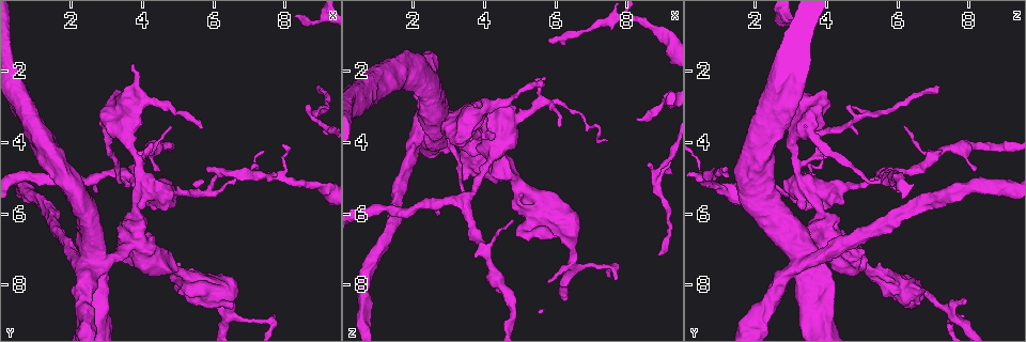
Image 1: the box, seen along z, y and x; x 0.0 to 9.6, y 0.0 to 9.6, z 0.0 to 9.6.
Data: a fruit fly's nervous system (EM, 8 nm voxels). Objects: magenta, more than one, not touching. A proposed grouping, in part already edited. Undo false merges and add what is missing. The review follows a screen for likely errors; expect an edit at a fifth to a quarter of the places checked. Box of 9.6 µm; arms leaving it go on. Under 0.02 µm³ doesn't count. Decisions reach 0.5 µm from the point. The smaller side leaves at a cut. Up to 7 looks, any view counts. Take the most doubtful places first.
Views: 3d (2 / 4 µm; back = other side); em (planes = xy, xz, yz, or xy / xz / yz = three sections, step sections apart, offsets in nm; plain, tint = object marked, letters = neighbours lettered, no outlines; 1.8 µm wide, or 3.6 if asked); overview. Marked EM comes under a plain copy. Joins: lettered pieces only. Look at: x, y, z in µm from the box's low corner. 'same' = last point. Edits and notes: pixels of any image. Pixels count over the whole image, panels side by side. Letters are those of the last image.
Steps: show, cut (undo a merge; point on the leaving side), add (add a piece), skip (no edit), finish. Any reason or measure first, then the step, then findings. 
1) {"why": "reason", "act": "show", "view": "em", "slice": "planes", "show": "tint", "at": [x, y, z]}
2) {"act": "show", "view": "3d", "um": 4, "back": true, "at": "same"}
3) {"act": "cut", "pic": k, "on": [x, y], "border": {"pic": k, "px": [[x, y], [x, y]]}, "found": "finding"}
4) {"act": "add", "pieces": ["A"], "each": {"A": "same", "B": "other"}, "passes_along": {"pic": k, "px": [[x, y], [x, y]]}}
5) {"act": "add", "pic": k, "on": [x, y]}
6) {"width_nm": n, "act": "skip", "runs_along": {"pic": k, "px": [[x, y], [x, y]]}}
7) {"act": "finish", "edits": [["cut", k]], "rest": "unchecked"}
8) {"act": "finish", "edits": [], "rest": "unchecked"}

{"why": "branch stops here", "act": "show", "view": "3d", "um": 2, "at": [5.80, 4.75, 1.15]}

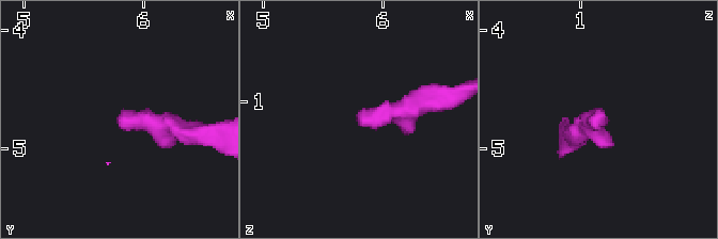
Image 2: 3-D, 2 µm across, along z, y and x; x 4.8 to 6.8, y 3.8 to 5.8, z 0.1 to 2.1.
{"act": "show", "view": "em", "slice": "xy", "step": 16, "show": "letters", "at": [5.78, 4.74, 1.12]}

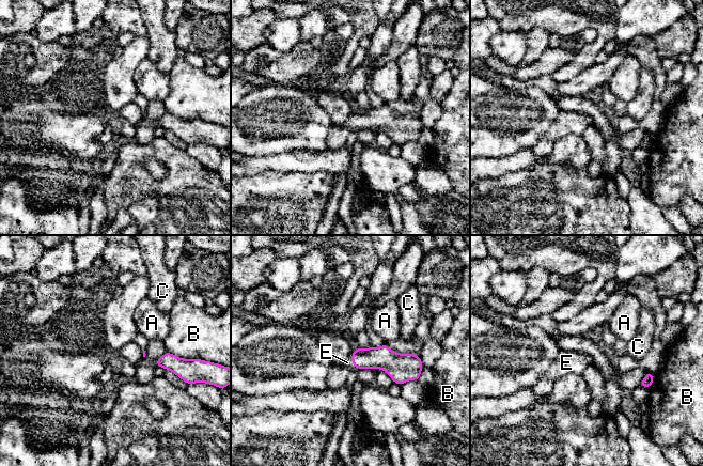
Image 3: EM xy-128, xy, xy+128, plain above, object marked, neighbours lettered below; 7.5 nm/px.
{"act": "add", "pieces": ["E"], "each": {"A": "other", "B": "other", "C": "other", "E": "same"}, "found": "the cell continues"}

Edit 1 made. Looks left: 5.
{"why": "see it whole again", "act": "show", "view": "overview"}

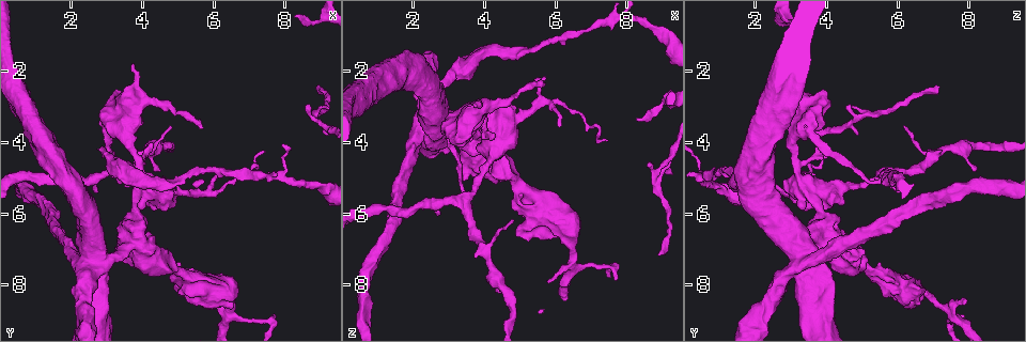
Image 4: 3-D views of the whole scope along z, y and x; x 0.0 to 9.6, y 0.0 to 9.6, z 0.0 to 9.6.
{"act": "show", "view": "3d", "um": 4, "at": [2.80, 4.20, 2.40]}

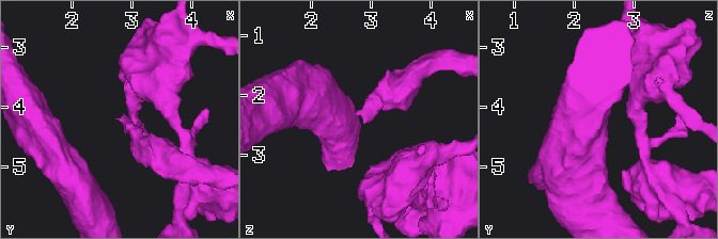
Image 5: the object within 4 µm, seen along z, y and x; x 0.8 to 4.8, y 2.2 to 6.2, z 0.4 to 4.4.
{"act": "show", "view": "em", "slice": "planes", "show": "letters", "at": [2.90, 4.15, 2.45]}

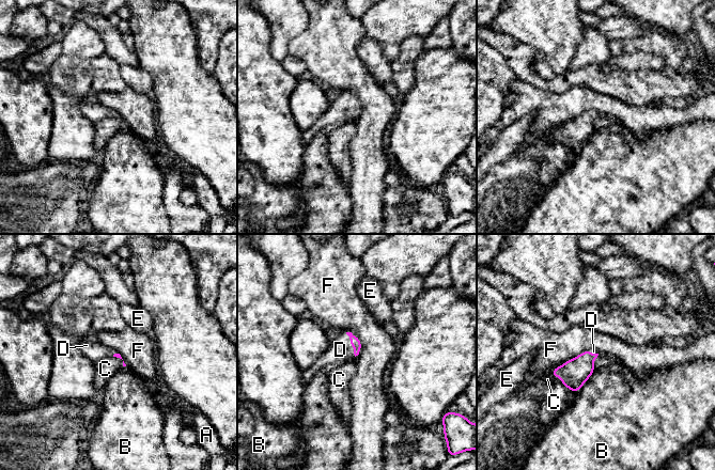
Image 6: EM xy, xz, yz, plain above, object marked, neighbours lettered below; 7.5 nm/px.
{"act": "add", "pieces": ["D"], "each": {"A": "other", "B": "other", "C": "other", "D": "same", "E": "other", "F": "other"}, "passes_along": {"pic": 6, "px": [[356, 343], [351, 343], [340, 349]]}, "found": "it goes on there"}

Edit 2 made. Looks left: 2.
{"why": "sharp bend", "act": "show", "view": "em", "slice": "xy", "step": 8, "show": "letters", "at": [4.00, 5.50, 3.65]}

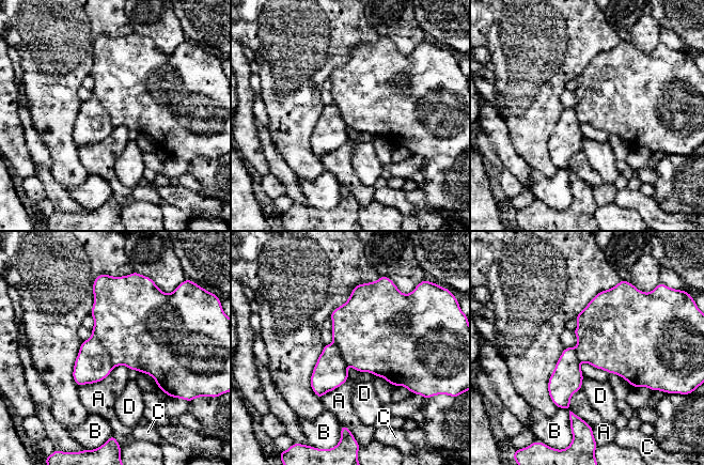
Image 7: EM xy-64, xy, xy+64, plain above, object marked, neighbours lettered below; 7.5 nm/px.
{"act": "cut", "pic": 7, "on": [130, 328], "each": {"A": "other", "B": "other", "C": "other", "D": "other"}, "border": {"pic": 7, "px": [[92, 331], [107, 352], [113, 367]]}, "found": "a second cell is stuck on"}

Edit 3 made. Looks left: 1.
{"act": "finish", "edits": [["add", 3], ["add", 6], ["cut", 7]], "rest": "unchecked"}

